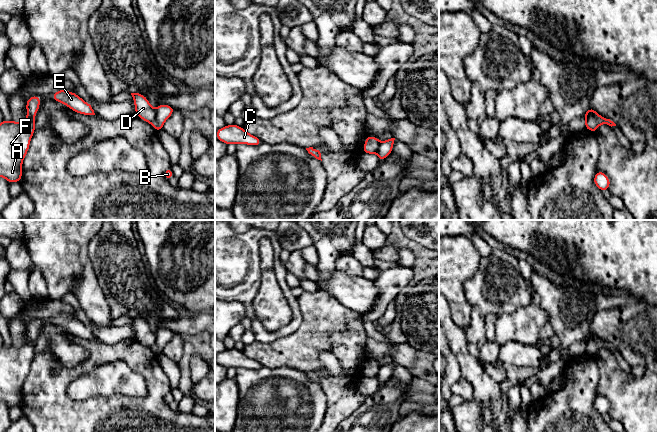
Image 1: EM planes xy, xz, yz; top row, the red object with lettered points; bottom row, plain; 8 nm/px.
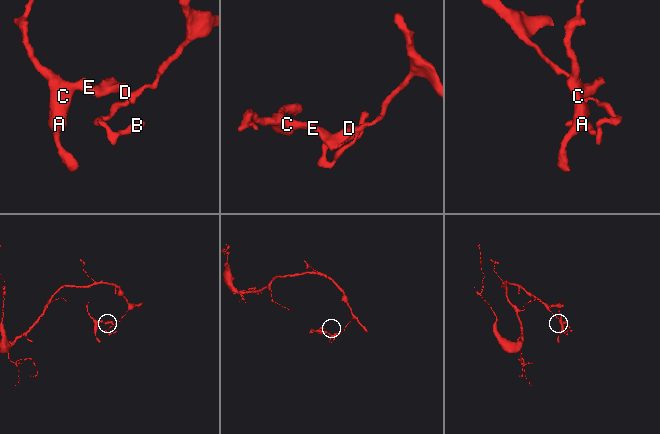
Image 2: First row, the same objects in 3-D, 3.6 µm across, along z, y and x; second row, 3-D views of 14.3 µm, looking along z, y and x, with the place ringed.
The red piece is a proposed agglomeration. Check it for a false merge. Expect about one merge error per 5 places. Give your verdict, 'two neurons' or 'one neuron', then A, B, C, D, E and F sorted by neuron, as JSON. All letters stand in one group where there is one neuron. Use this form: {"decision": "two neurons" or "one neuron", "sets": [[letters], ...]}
{"decision": "two neurons", "sets": [["A", "C", "D", "E", "F"], ["B"]]}

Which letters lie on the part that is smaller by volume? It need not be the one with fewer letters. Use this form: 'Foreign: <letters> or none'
Foreign: A, C, D, E, F

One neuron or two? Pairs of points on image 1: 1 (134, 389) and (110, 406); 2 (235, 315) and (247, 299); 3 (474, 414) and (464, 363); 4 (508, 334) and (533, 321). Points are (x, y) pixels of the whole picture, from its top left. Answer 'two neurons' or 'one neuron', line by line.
1: two neurons
2: two neurons
3: two neurons
4: one neuron

